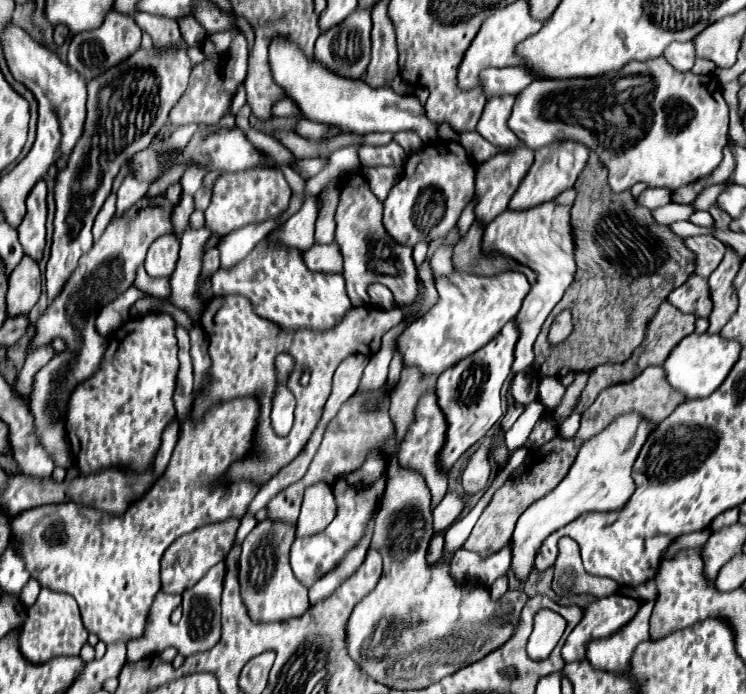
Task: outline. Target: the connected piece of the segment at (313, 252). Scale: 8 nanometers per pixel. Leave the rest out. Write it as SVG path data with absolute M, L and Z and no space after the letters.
M336 243L312 245L308 251L304 251L304 261L312 271L342 273L342 255Z

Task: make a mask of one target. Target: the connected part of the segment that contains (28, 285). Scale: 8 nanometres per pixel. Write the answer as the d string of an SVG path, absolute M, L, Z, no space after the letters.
M24 255L24 259L10 273L10 287L6 293L8 315L28 313L40 297L40 267L38 263Z

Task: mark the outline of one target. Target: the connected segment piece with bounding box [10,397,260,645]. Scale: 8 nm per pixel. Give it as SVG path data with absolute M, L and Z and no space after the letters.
M250 397L216 405L216 409L212 409L212 413L208 413L208 417L200 421L200 425L192 425L192 419L188 417L188 421L184 421L182 425L180 439L176 443L168 469L144 497L140 497L128 507L128 511L122 517L96 513L94 509L80 509L74 503L42 505L10 517L12 539L18 541L18 551L26 563L28 573L34 579L38 579L42 587L72 595L80 607L86 629L90 633L96 633L104 643L110 645L140 639L146 631L148 613L154 603L154 597L162 589L160 559L168 545L178 537L208 523L224 521L230 517L242 519L244 509L258 493L260 487L252 481L238 481L224 485L222 489L210 489L210 483L222 477L222 473L228 469L232 461L244 457L244 453L250 451L256 417L258 405Z

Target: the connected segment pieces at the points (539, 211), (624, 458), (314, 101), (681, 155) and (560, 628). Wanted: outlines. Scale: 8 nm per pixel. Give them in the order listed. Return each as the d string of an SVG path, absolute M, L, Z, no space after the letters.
M548 201L526 211L506 209L484 229L482 249L486 255L492 255L498 251L498 255L512 259L518 265L524 265L538 275L536 283L526 295L526 301L522 303L522 309L518 311L514 319L520 337L514 347L512 373L518 373L532 365L532 357L534 357L532 345L540 333L540 327L550 315L550 311L554 309L554 305L562 299L564 291L568 289L576 273L574 241L572 241L572 231L570 231L570 207L560 207L554 201Z
M620 415L608 425L600 435L590 437L582 443L568 475L558 483L554 491L550 491L546 497L534 501L518 519L510 547L512 547L512 563L510 571L516 575L516 579L524 581L534 569L534 559L548 535L564 527L566 523L574 521L578 515L586 511L606 511L606 509L620 509L624 501L632 495L634 481L630 477L630 469L634 459L640 453L640 447L644 445L648 431L652 431L654 425L650 425L640 415Z
M276 37L270 45L270 69L274 81L286 89L286 95L298 103L306 119L336 125L342 131L374 133L374 131L414 131L428 145L440 139L440 123L426 117L426 109L416 95L398 95L394 89L372 89L362 79L346 81L336 77L328 69L322 69L318 61L308 63L296 43L284 37Z
M656 57L648 61L630 61L616 75L606 73L572 81L534 81L516 97L516 107L508 125L532 151L556 141L586 145L606 165L610 189L616 193L618 189L630 189L638 181L648 187L675 191L710 177L722 163L722 149L728 137L728 105L720 93L718 79L712 75L676 71L664 57Z
M548 609L538 611L534 617L534 629L530 635L526 651L533 660L544 660L553 651L564 633L564 619Z

